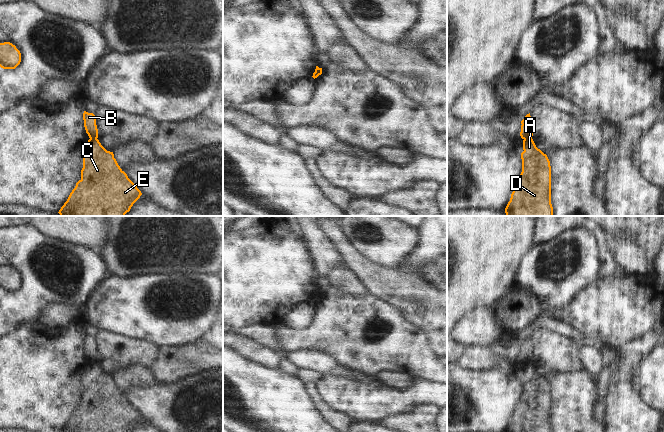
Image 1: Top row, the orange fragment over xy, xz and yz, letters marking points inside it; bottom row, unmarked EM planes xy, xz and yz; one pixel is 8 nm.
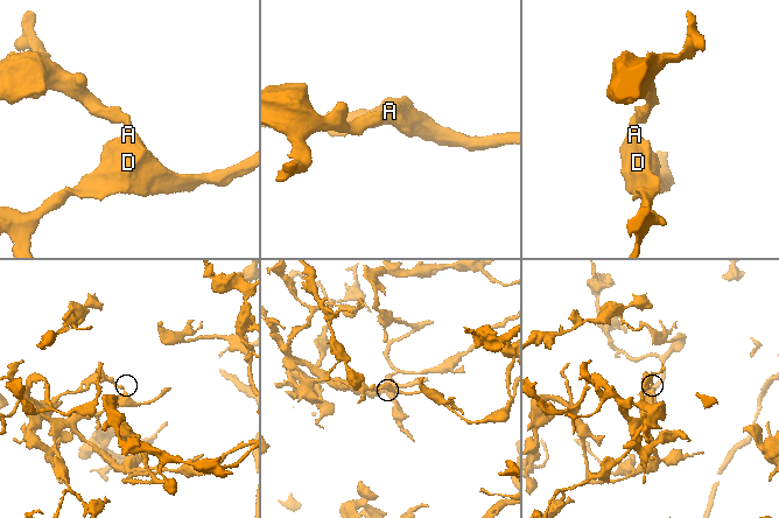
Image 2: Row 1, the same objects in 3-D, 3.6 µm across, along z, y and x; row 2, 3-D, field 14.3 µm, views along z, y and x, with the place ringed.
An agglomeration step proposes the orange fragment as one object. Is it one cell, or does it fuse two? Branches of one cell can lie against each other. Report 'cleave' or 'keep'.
cleave

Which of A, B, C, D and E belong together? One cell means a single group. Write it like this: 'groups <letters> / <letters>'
groups A C D E / B

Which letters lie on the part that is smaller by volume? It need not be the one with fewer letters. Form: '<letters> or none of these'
A, C, D, E.

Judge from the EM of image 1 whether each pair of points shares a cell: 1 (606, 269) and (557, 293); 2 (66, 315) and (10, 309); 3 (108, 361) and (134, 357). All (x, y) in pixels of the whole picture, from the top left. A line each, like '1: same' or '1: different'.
1: different
2: different
3: same

